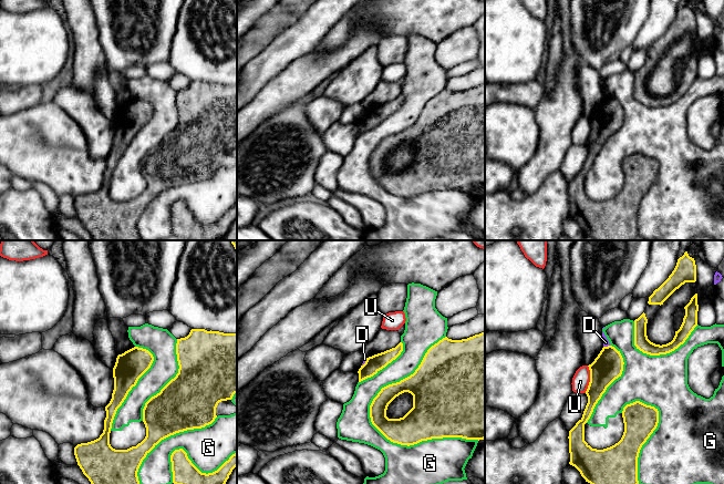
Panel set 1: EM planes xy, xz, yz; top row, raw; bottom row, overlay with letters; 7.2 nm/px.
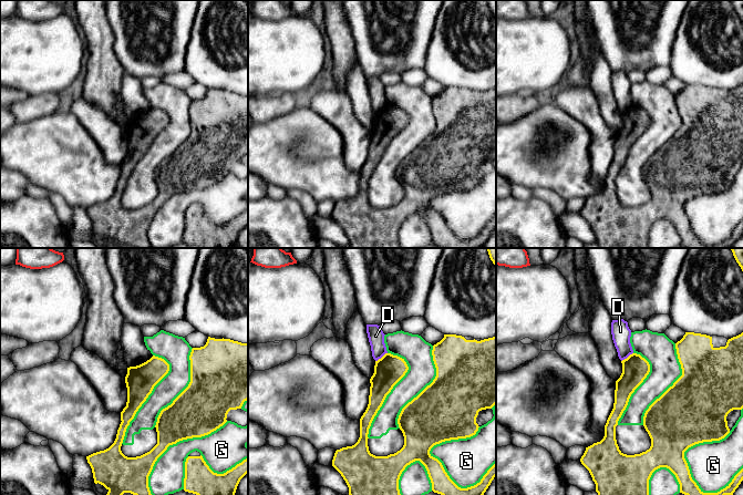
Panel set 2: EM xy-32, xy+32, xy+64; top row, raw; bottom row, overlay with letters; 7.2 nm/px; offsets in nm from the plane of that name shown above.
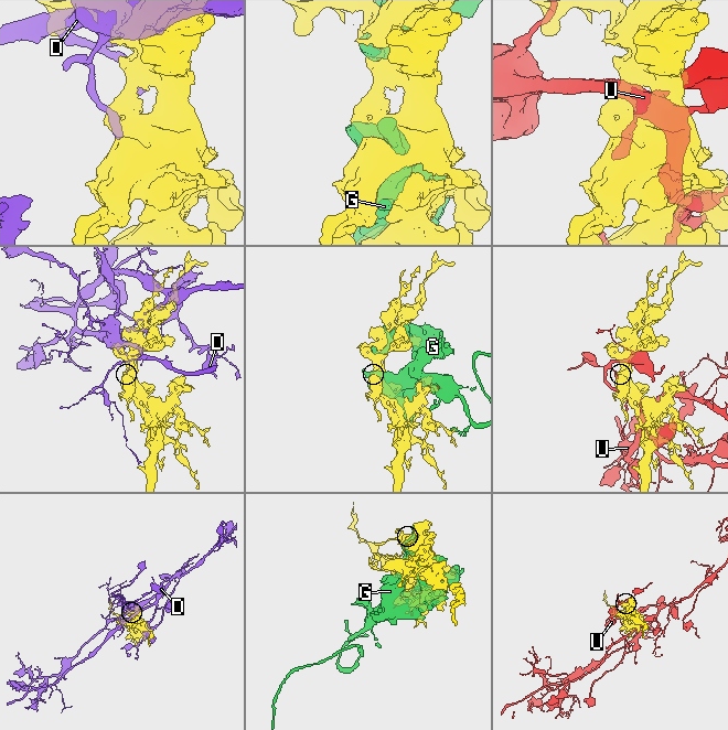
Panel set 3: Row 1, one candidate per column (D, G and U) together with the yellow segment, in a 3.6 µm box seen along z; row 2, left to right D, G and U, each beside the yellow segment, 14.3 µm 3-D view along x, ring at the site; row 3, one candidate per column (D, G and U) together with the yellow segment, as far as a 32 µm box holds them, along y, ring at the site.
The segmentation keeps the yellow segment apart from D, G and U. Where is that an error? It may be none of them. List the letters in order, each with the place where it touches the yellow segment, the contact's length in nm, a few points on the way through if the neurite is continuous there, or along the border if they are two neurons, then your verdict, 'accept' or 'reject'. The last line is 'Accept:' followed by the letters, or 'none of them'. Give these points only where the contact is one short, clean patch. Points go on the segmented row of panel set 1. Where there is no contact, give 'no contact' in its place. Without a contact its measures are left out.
D: meets yellow in xz at (365, 362); contact 70 nm long; reject
G: meets yellow in xz at (389, 384); contact 850 nm long; reject
U: meets yellow in yz at (590, 379); contact 200 nm long; reject
Accept: none of them

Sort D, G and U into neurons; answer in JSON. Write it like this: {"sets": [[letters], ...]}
{"sets": [["D"], ["G"], ["U"]]}

